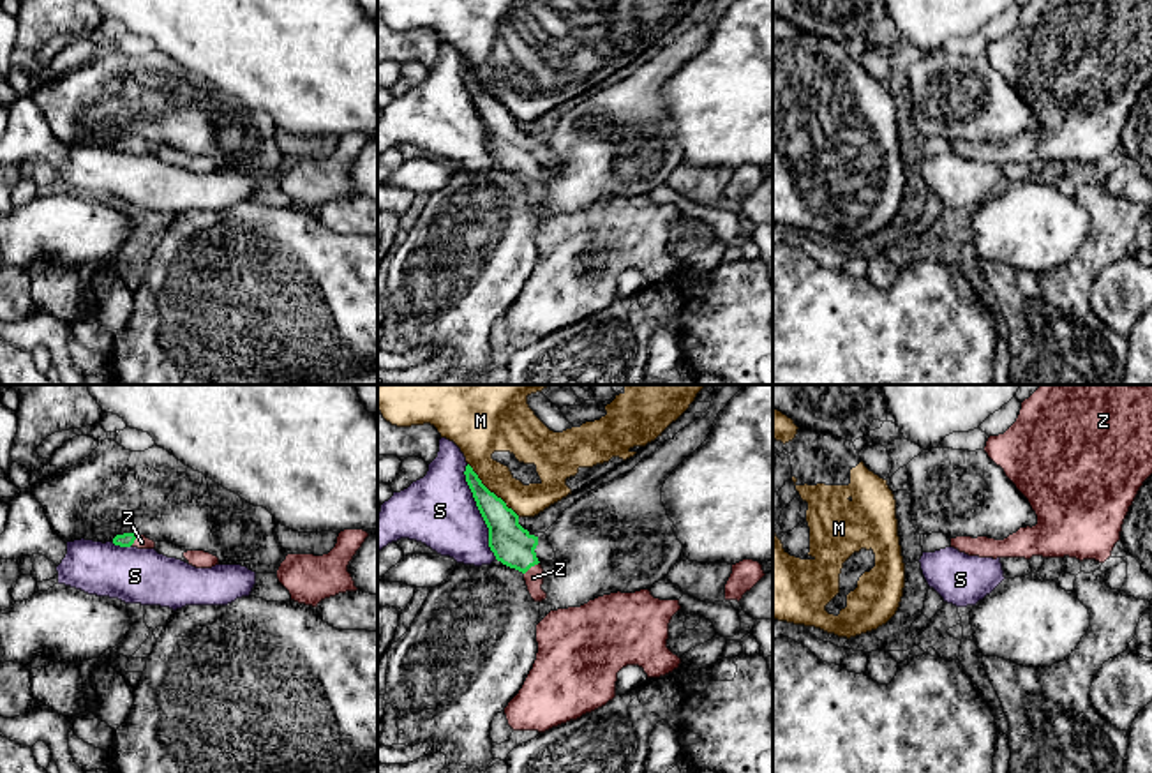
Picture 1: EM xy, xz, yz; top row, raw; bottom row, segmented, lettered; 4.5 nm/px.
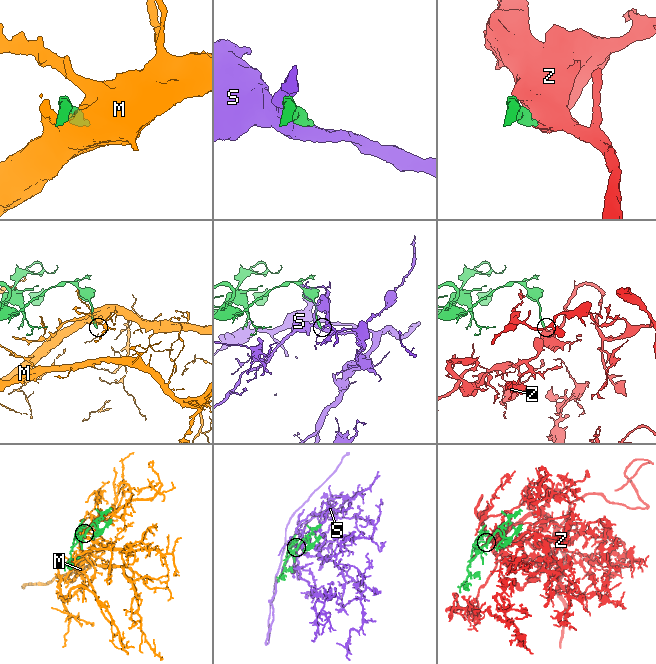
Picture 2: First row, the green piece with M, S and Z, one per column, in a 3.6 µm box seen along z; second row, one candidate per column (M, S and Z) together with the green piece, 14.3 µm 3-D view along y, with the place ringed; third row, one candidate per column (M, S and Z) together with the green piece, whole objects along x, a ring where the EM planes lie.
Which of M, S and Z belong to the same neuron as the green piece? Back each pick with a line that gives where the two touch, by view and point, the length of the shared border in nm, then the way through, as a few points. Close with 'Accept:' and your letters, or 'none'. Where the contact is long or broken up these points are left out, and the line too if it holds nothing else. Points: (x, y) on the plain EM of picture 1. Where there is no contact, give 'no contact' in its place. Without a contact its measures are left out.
Z: meets green in xz at (531, 170); contact 90 nm long; runs through xz (512, 149), (531, 170), (533, 182)
Accept: Z

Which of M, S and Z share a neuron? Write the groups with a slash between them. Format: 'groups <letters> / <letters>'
groups M / S / Z

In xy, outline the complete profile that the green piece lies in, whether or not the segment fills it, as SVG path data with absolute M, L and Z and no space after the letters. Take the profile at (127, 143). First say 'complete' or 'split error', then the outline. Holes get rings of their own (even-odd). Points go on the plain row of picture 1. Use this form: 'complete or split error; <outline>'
split error; M123 138L123 139L116 139L113 143L115 150L120 152L138 152L138 154L153 154L155 146L146 143L145 139L138 139L138 138Z

